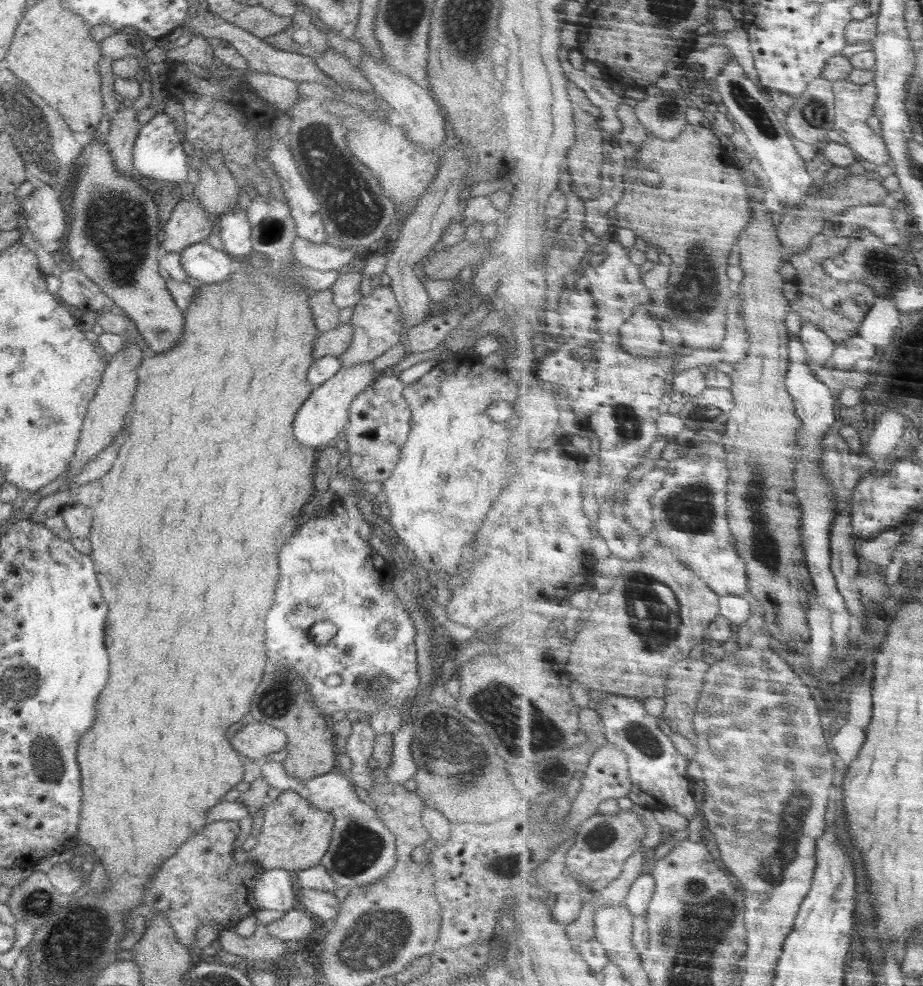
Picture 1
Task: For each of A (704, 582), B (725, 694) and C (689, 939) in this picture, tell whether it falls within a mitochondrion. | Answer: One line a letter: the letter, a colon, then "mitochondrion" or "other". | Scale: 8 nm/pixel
A: other
B: other
C: mitochondrion

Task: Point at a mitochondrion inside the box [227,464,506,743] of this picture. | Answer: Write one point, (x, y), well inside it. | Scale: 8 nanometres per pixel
(276, 700)

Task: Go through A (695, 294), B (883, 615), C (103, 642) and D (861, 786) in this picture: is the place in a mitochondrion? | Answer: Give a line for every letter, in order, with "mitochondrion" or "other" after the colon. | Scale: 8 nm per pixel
A: mitochondrion
B: other
C: other
D: other

